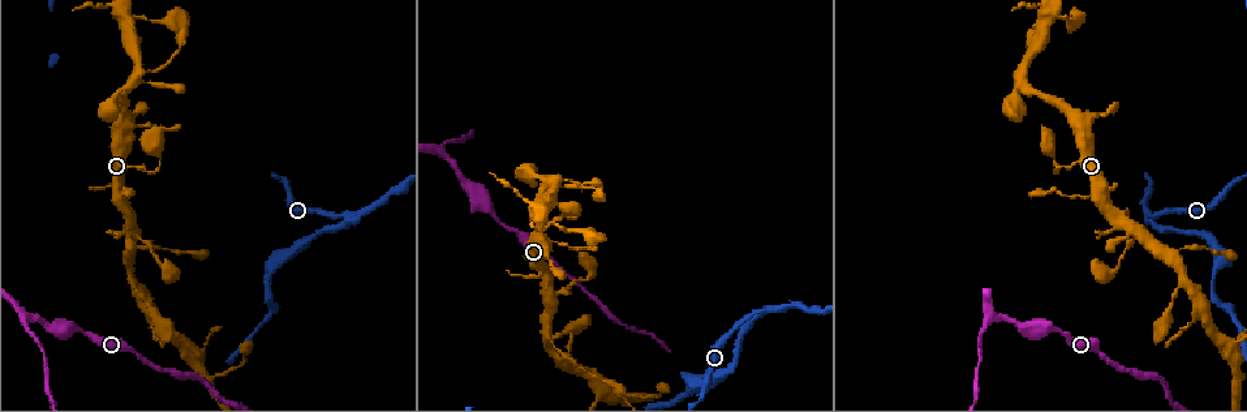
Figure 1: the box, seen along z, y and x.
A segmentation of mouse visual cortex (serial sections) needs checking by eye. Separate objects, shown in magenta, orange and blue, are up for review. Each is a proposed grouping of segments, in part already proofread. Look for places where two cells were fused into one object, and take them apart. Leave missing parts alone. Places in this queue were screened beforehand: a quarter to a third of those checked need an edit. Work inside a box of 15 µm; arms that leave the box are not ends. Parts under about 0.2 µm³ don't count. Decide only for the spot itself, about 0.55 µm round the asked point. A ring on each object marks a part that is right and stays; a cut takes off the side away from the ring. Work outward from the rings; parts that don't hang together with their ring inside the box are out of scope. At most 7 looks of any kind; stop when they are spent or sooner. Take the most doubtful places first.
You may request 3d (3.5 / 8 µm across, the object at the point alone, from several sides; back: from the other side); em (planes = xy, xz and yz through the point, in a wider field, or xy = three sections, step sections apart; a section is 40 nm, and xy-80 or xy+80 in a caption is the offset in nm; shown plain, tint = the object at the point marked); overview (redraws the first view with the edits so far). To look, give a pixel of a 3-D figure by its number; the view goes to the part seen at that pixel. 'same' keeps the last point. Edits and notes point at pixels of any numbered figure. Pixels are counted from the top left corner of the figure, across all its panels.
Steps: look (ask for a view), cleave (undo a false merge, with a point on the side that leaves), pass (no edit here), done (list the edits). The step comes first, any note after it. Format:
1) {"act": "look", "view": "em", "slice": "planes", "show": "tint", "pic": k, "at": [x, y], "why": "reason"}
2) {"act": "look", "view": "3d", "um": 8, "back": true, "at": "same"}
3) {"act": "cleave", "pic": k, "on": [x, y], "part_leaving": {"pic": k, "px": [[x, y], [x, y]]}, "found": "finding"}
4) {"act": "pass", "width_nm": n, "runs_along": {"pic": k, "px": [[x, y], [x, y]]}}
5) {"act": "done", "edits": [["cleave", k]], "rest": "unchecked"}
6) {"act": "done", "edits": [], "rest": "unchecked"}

{"act": "look", "view": "3d", "um": 3.5, "pic": 1, "at": [347, 218], "why": "sharp bend"}

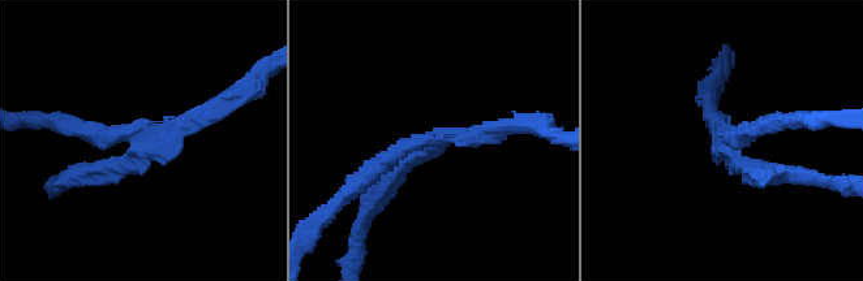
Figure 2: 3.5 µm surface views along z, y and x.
{"act": "look", "view": "em", "slice": "xy", "step": 5, "show": "tint", "pic": 2, "at": [428, 143]}

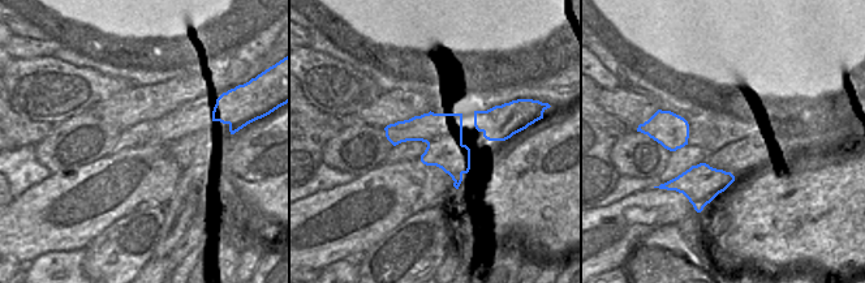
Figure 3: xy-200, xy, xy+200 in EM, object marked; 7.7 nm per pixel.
{"act": "cleave", "pic": 2, "on": [93, 169], "part_leaving": {"pic": 2, "px": [[134, 142], [127, 165], [71, 177]]}, "found": "two cells meet here"}

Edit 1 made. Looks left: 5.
{"act": "look", "view": "3d", "um": 3.5, "pic": 1, "at": [992, 316]}

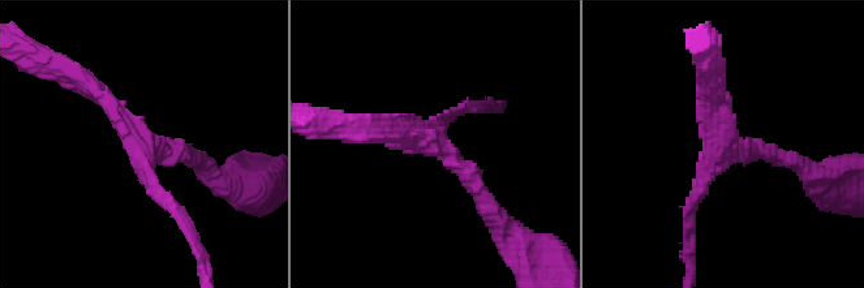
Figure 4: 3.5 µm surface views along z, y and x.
{"act": "look", "view": "em", "slice": "xy", "step": 2, "show": "tint", "pic": 4, "at": [726, 145], "arms": 3, "arm_widths_nm": [200, 200, 250]}

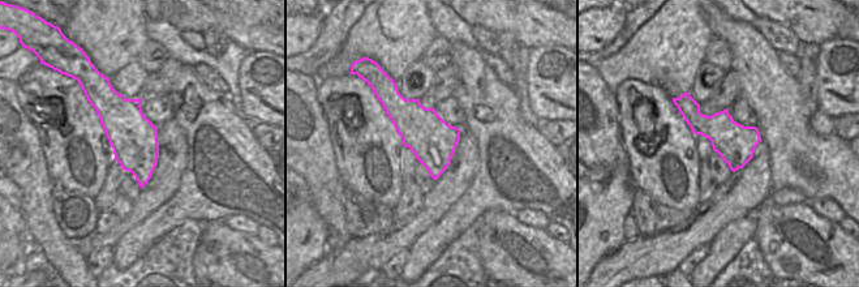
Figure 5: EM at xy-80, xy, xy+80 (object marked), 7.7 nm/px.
{"act": "pass", "runs_along": {"pic": 4, "px": [[200, 159], [147, 147], [87, 84]]}, "found": "continuous, no second cell"}

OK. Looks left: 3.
{"act": "look", "view": "3d", "um": 3.5, "pic": 1, "at": [200, 349], "why": "sharp bend"}

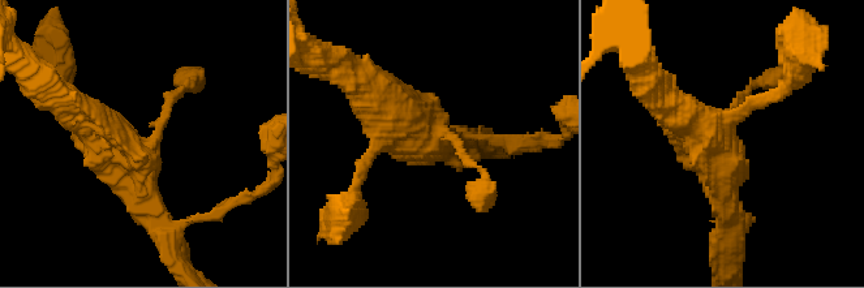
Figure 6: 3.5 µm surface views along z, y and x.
{"act": "look", "view": "em", "slice": "xy", "step": 2, "show": "tint", "pic": 6, "at": [149, 148], "why": "need the tissue"}

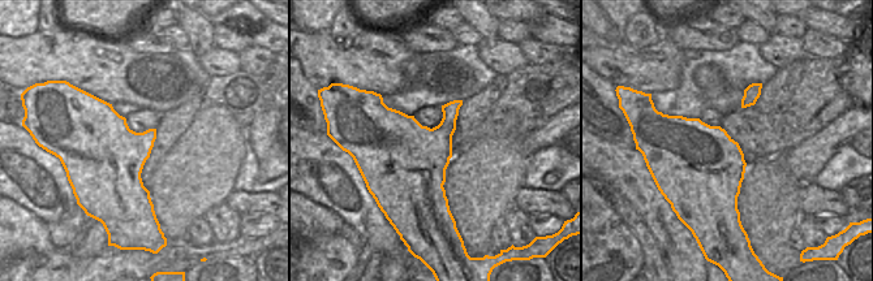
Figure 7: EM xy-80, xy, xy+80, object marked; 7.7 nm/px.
{"act": "pass", "runs_along": {"pic": 6, "px": [[72, 107], [128, 159], [164, 235]]}, "found": "continuous, no second cell"}

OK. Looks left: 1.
{"act": "done", "edits": [["cleave", 2]], "rest": "unchecked"}

